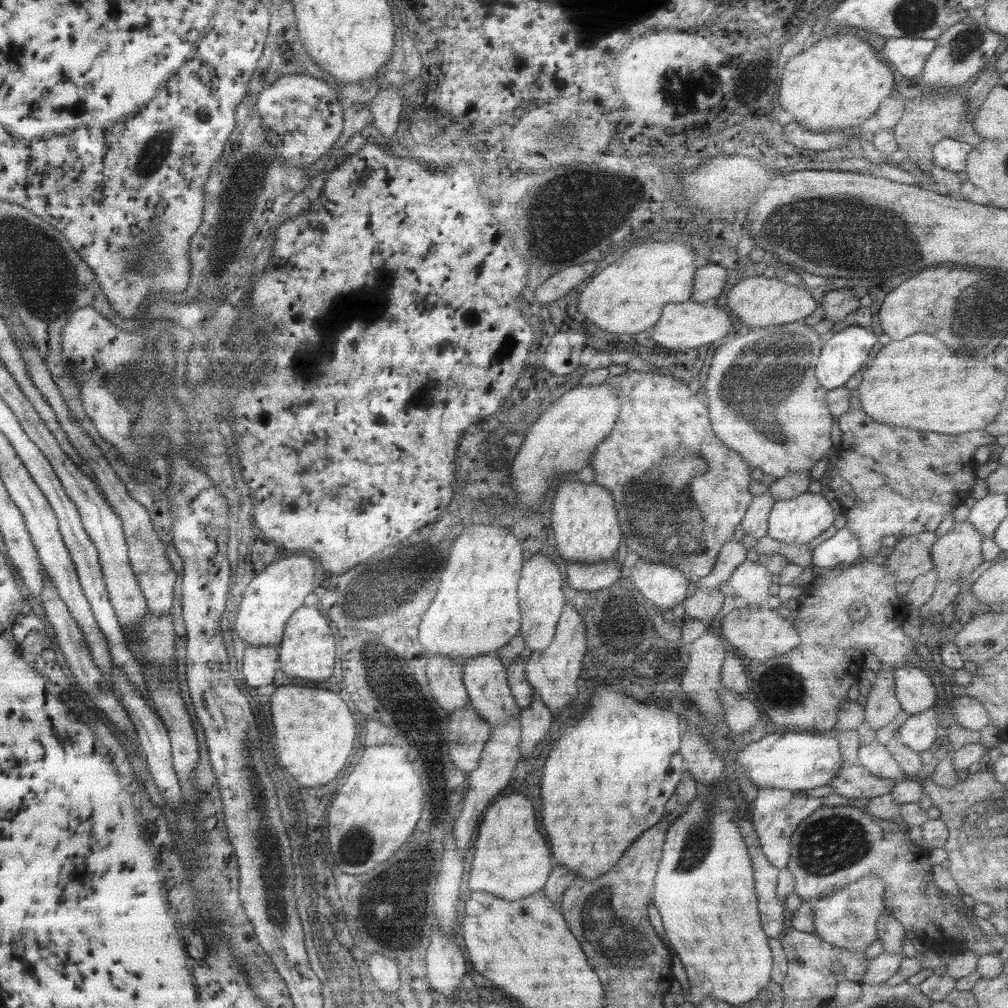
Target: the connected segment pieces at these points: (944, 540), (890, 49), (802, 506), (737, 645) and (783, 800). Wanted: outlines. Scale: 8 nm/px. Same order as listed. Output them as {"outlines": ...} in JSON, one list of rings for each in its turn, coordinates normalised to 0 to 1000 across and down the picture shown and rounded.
{"outlines":[[[[959,516],[946,519],[934,533],[929,533],[922,546],[930,575],[961,575],[963,567],[974,559],[973,530]]],[[[882,38],[872,56],[892,77],[907,77],[916,69],[927,45],[927,41],[914,38]]],[[[795,489],[783,495],[773,495],[766,500],[761,514],[760,531],[775,539],[799,540],[822,524],[829,510],[824,500],[813,489]]],[[[734,603],[727,604],[714,615],[715,634],[729,643],[732,651],[743,656],[758,657],[789,643],[793,639],[793,630],[789,627],[786,616],[775,612],[771,605],[763,603]]],[[[769,782],[751,784],[749,793],[743,799],[744,815],[750,825],[755,846],[769,862],[776,863],[781,858],[784,847],[784,829],[789,819],[814,800],[813,791],[804,790],[799,785],[785,786]]]]}

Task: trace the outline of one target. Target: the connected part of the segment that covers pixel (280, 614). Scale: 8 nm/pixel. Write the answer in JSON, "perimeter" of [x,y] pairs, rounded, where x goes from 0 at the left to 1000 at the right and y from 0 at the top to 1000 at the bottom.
{"perimeter":[[[289,552],[267,560],[243,583],[241,593],[233,599],[231,627],[247,641],[273,641],[279,636],[283,617],[291,605],[301,599],[301,593],[311,583],[311,558],[305,552]]]}

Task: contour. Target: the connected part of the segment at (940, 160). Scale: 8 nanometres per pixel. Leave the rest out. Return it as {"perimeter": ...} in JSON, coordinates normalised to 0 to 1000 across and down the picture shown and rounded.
{"perimeter":[[[936,137],[924,146],[924,155],[927,165],[938,170],[950,172],[956,169],[956,158],[964,145],[947,138]]]}

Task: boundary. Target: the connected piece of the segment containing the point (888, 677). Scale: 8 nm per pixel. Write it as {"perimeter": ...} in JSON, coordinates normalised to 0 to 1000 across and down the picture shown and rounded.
{"perimeter":[[[874,658],[873,666],[867,669],[868,675],[863,679],[864,684],[859,690],[857,714],[864,723],[870,724],[886,714],[893,705],[892,697],[886,685],[887,663]]]}

